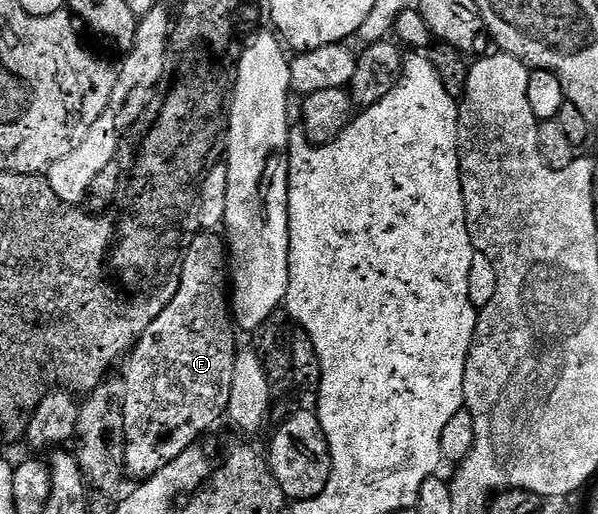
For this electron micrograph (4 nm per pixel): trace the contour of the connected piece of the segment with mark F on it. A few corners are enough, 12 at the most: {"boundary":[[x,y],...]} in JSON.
{"boundary":[[201,232],[126,373],[147,480],[227,415],[238,330],[225,239]]}

